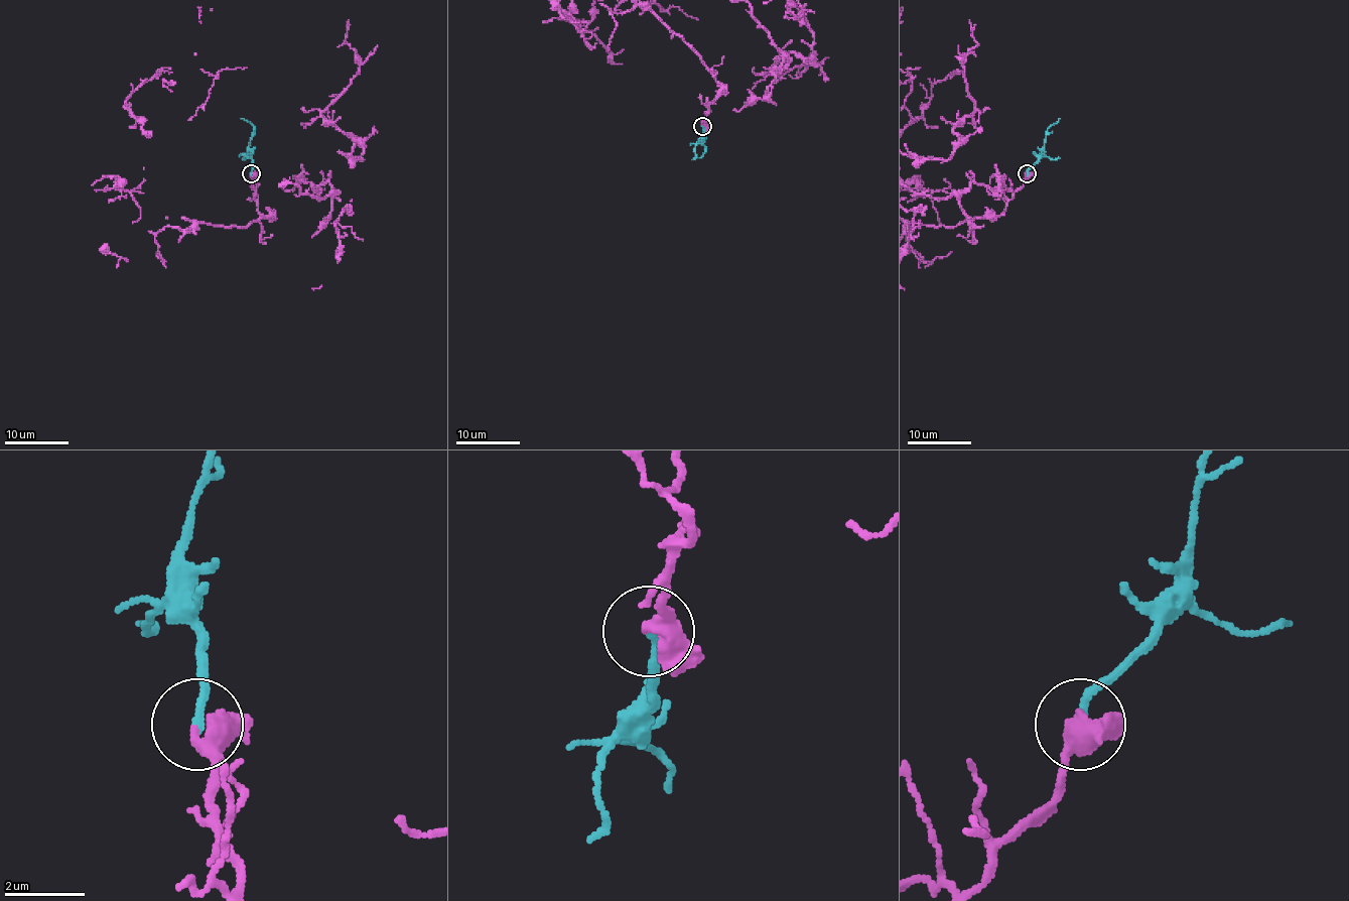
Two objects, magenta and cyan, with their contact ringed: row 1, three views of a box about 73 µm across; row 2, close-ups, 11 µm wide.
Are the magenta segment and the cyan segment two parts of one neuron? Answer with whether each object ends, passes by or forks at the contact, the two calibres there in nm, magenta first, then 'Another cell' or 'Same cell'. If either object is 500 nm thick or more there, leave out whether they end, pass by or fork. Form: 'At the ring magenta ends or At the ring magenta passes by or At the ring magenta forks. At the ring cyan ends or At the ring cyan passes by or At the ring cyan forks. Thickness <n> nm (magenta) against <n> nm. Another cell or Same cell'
At the ring magenta passes by. At the ring cyan ends. Thickness 260 nm (magenta) against 200 nm. Same cell

